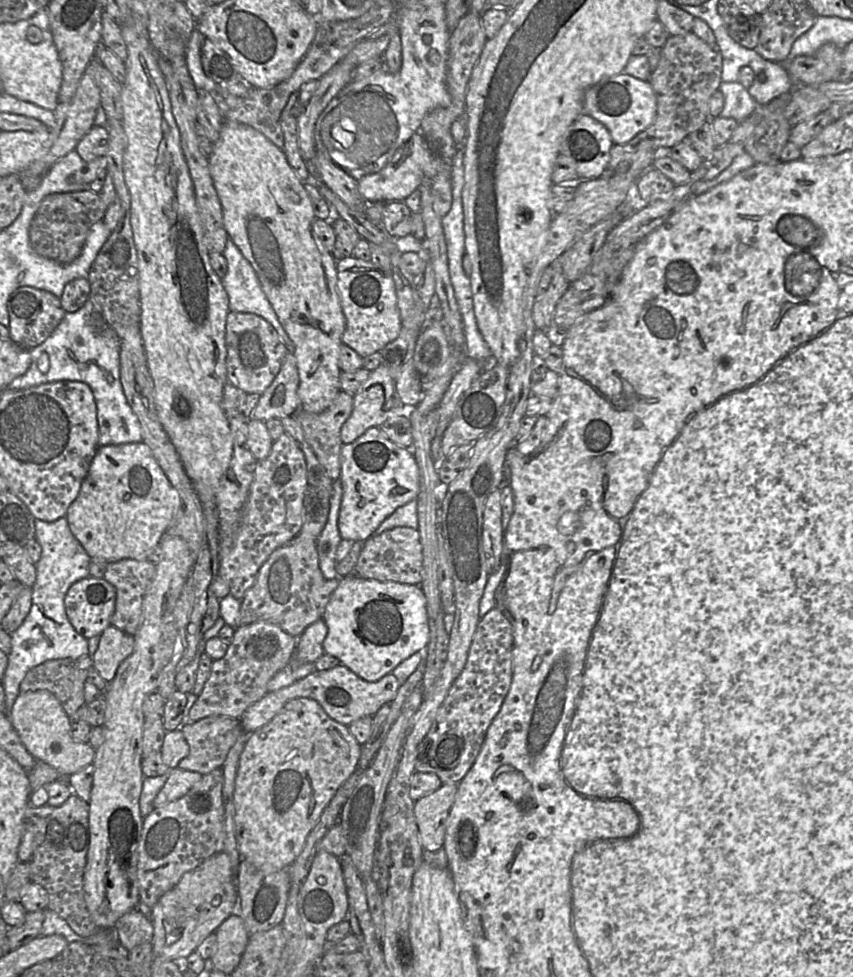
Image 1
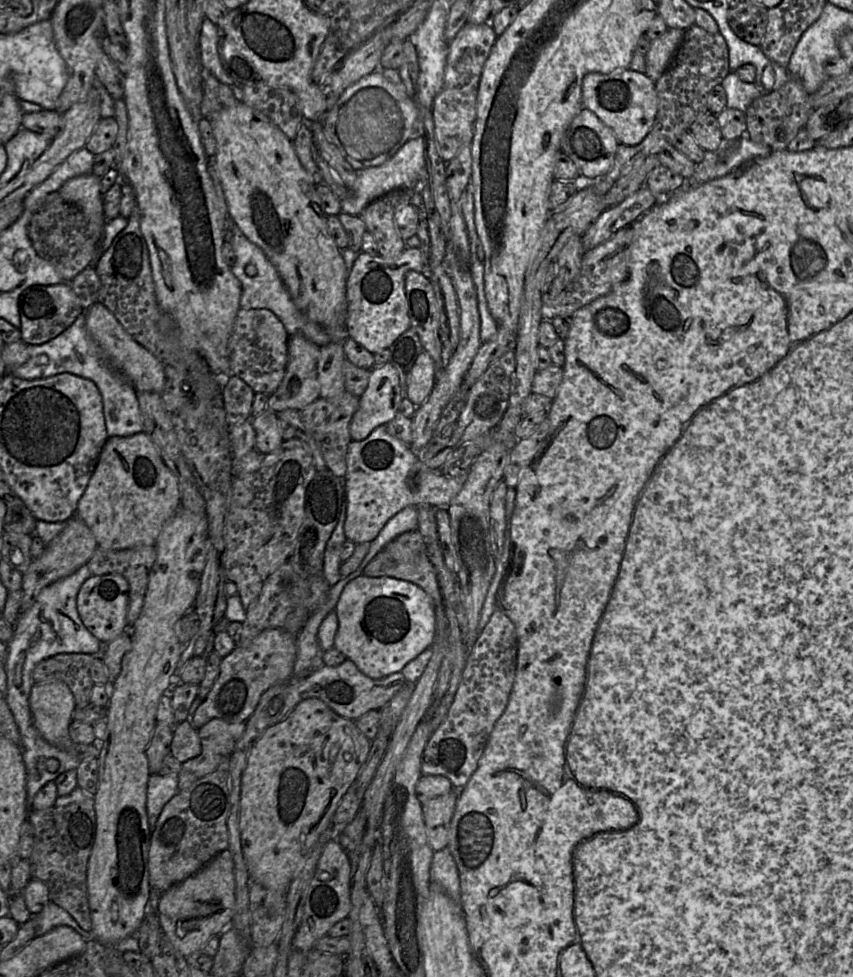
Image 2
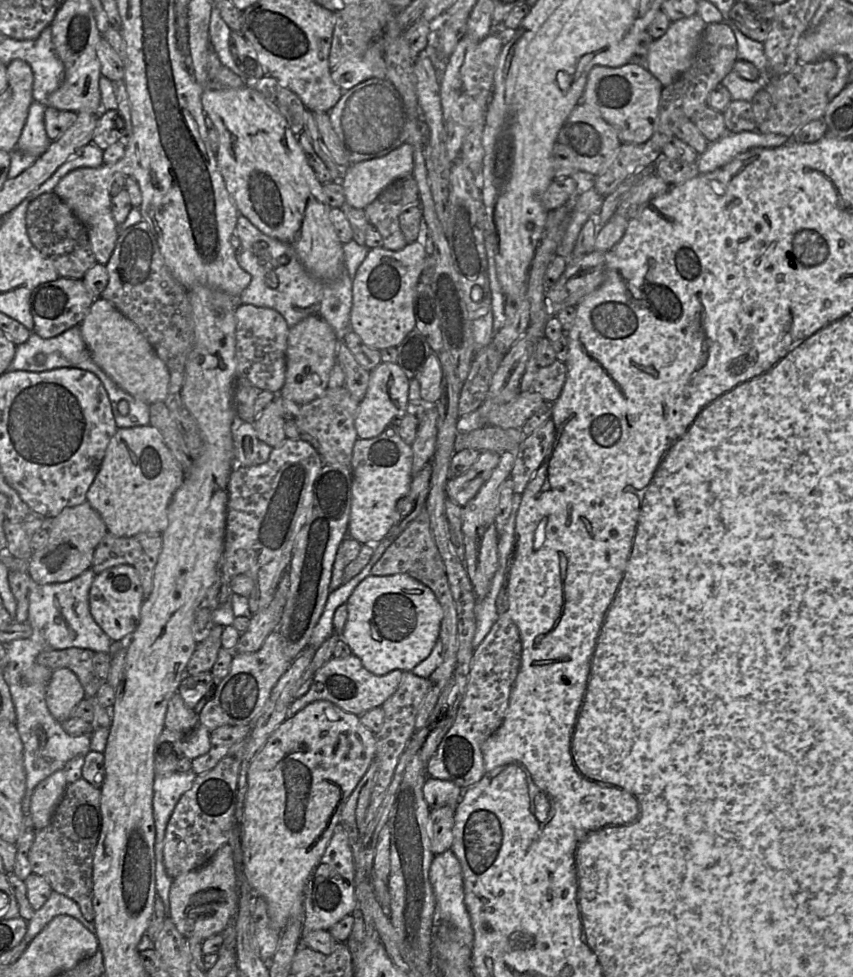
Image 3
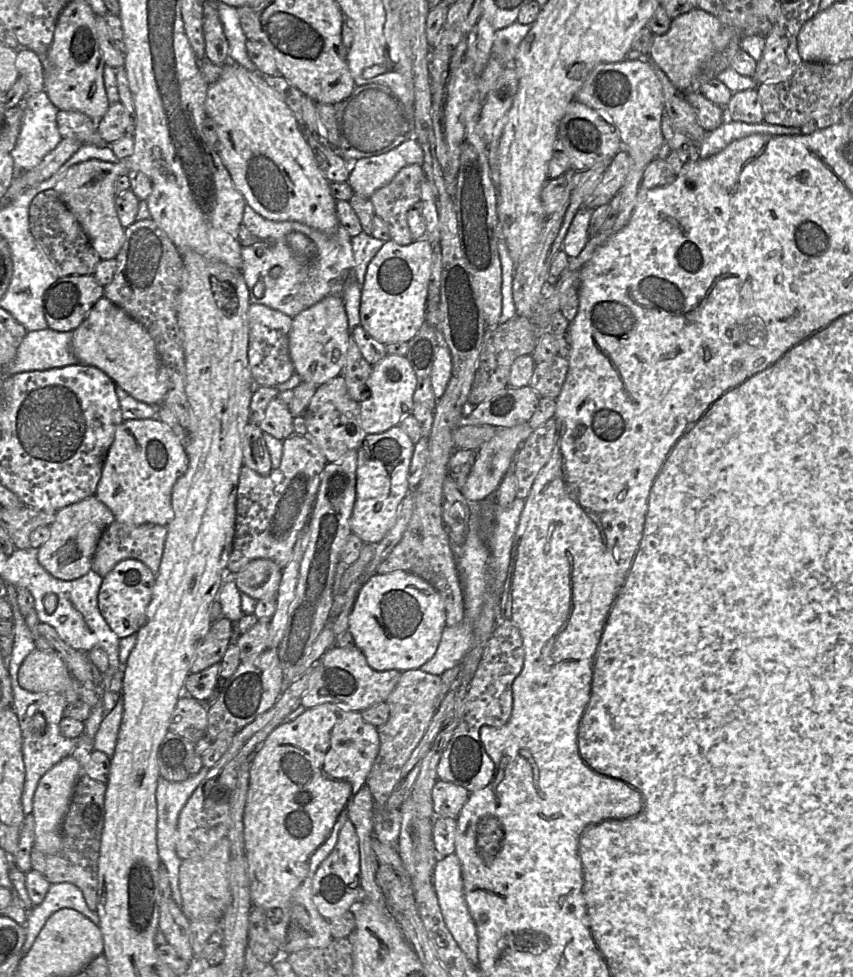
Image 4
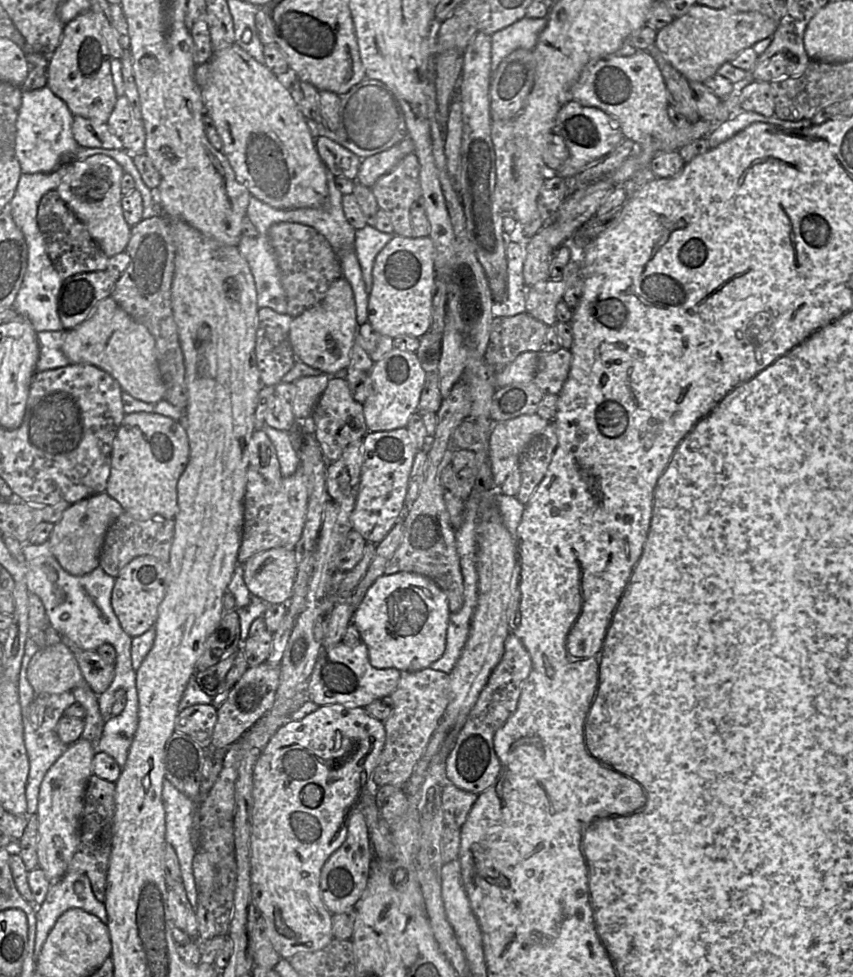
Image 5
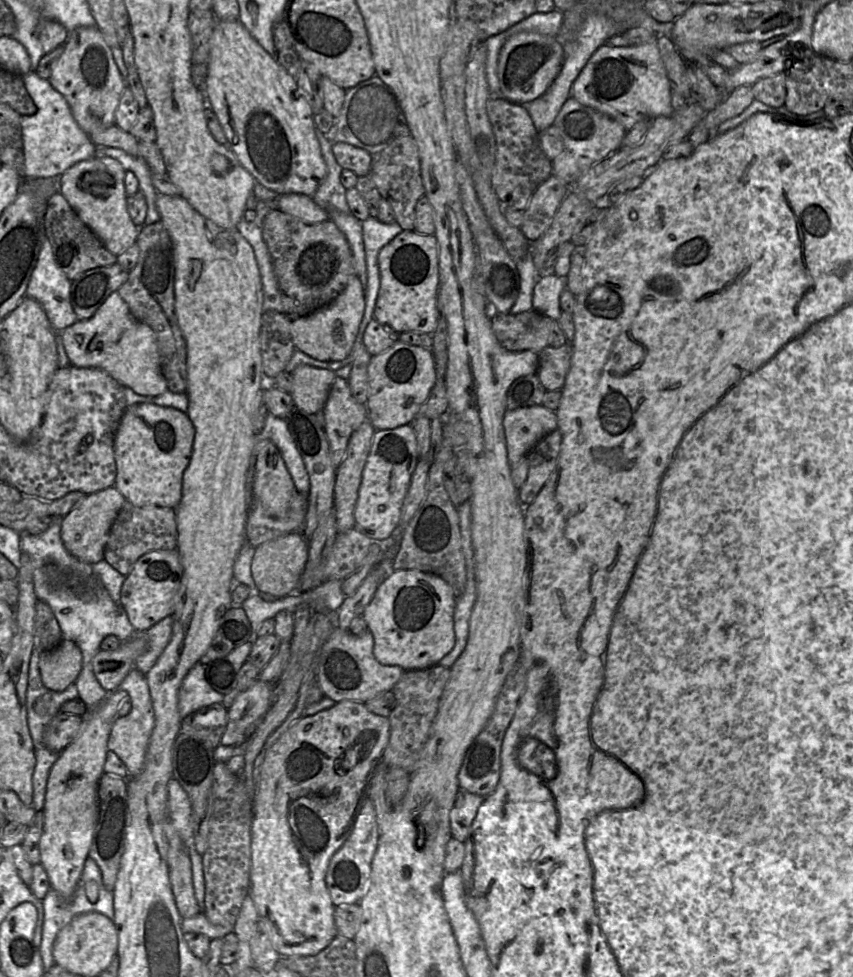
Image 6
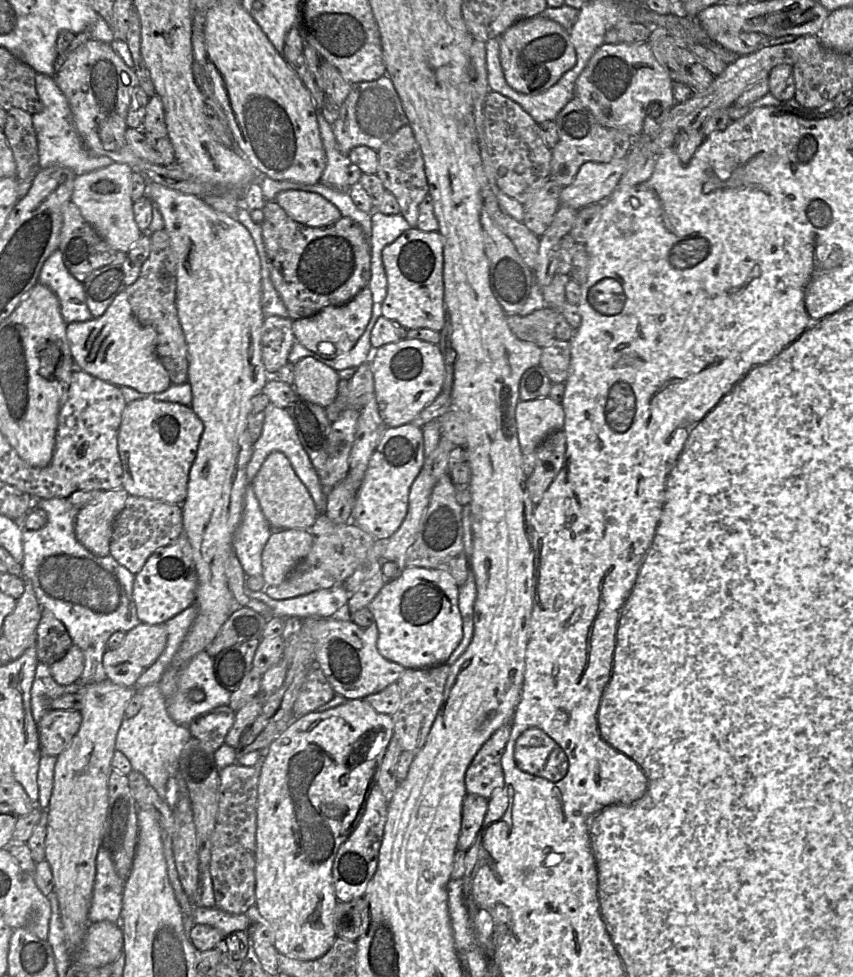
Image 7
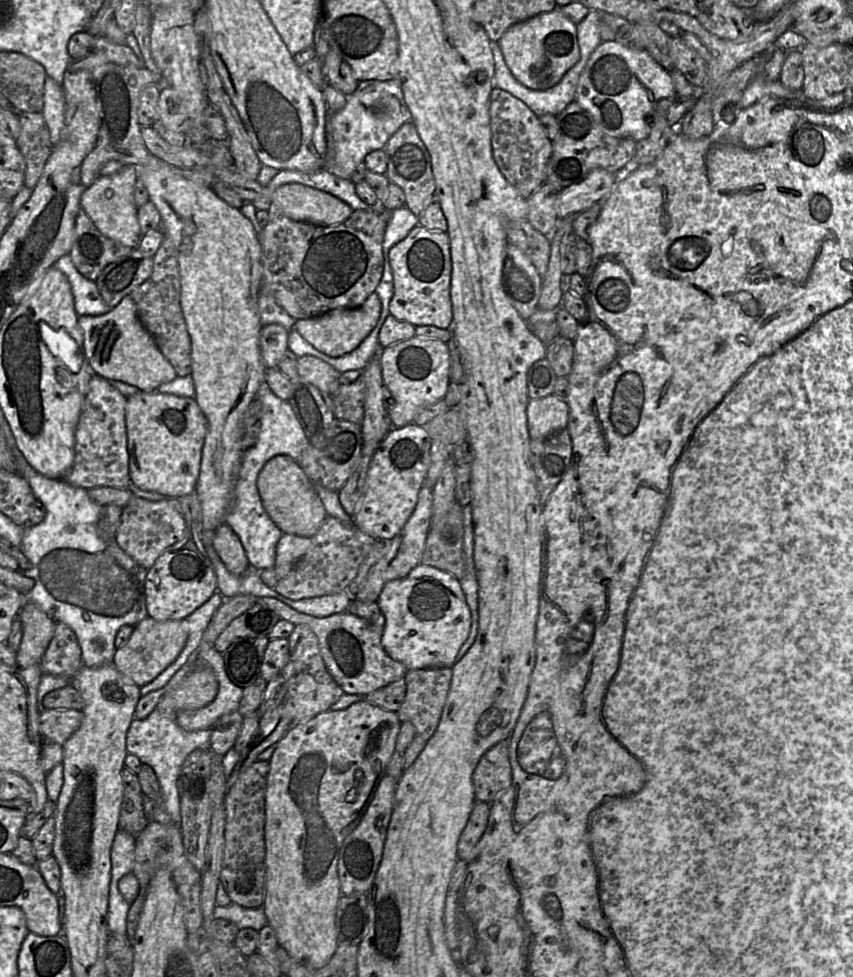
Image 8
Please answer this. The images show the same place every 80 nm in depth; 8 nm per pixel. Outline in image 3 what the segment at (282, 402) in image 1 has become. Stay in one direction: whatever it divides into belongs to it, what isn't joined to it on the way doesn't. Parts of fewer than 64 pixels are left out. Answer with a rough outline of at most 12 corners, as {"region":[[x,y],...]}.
{"region":[[308,316],[292,327],[278,397],[319,398],[337,363],[330,325]]}

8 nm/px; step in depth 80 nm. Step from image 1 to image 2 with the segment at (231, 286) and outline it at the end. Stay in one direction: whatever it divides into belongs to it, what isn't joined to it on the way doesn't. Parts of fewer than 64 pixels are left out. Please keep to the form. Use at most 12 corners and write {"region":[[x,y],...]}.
{"region":[[234,224],[240,308],[270,310],[290,337],[309,320],[275,267]]}

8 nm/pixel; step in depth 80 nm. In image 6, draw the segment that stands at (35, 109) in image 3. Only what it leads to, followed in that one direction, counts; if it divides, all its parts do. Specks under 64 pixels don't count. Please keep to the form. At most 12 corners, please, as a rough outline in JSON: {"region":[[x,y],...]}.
{"region":[[34,71],[21,117],[23,177],[59,178],[96,156],[68,102]]}

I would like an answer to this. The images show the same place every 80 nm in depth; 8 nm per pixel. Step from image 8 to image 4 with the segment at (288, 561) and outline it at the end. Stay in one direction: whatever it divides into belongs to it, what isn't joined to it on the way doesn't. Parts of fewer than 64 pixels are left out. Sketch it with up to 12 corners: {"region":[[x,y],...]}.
{"region":[[255,559],[232,578],[255,600],[276,599],[282,569]]}

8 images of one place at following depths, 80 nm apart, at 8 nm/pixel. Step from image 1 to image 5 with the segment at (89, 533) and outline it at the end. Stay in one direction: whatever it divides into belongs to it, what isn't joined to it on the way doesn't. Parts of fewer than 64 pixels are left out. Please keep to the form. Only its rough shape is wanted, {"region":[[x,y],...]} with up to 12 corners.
{"region":[[125,414],[105,492],[135,519],[174,519],[182,420]]}

